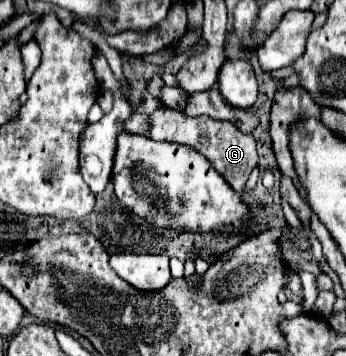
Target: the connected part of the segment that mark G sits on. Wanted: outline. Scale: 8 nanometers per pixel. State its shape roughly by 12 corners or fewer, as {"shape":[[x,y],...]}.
{"shape":[[151,114],[153,140],[193,146],[239,194],[257,164],[255,138],[233,122]]}

